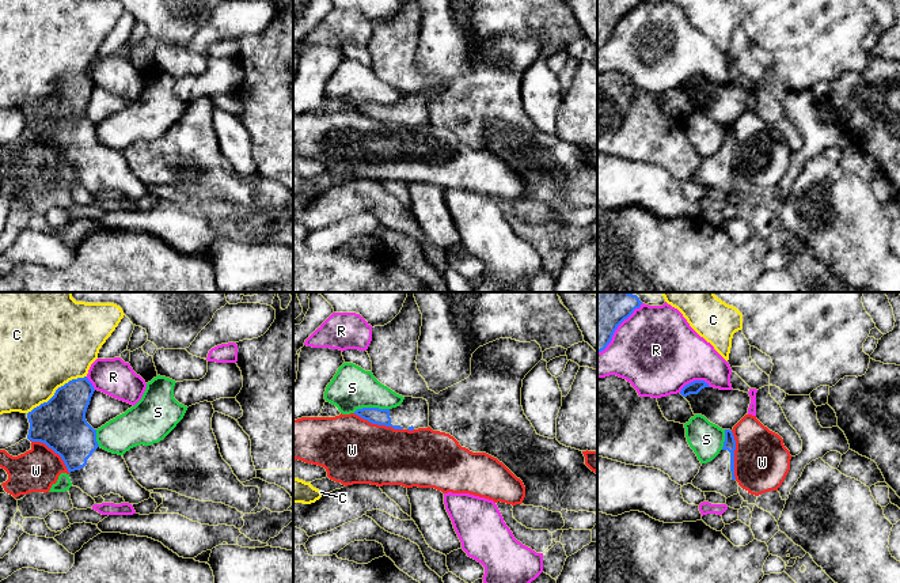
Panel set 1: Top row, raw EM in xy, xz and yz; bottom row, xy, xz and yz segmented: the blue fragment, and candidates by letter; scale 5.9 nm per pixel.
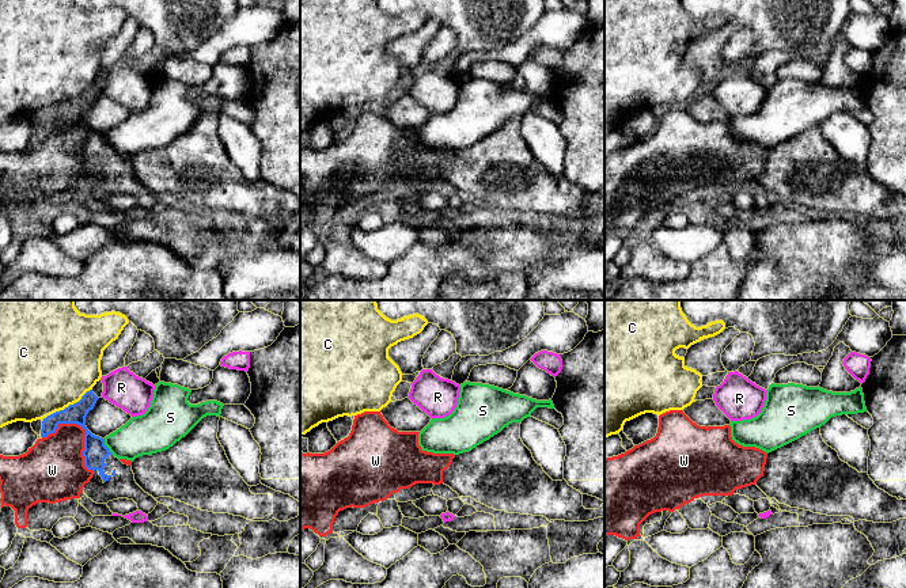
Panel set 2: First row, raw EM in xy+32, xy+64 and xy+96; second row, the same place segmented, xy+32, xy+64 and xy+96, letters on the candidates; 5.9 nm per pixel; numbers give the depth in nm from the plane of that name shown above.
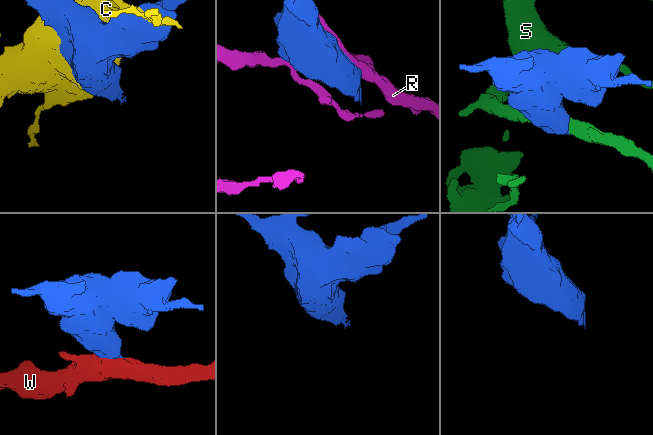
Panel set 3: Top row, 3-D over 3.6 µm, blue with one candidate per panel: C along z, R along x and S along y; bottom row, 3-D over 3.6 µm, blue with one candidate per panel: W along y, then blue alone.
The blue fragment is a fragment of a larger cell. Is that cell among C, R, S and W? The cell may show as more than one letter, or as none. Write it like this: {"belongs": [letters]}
{"belongs": []}

